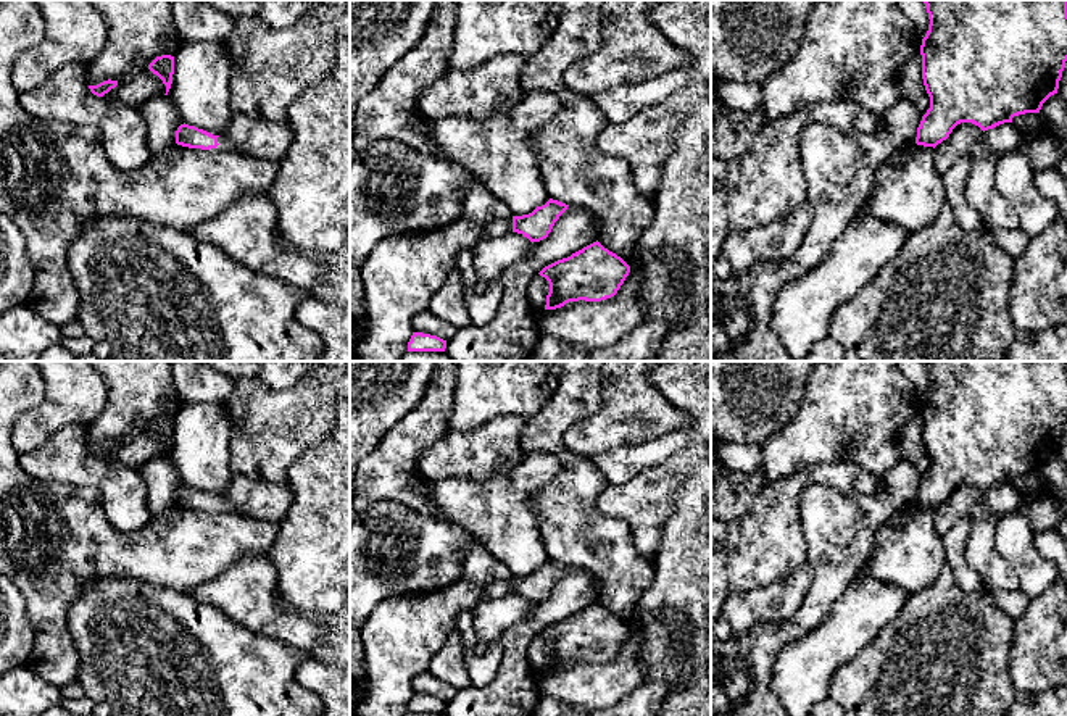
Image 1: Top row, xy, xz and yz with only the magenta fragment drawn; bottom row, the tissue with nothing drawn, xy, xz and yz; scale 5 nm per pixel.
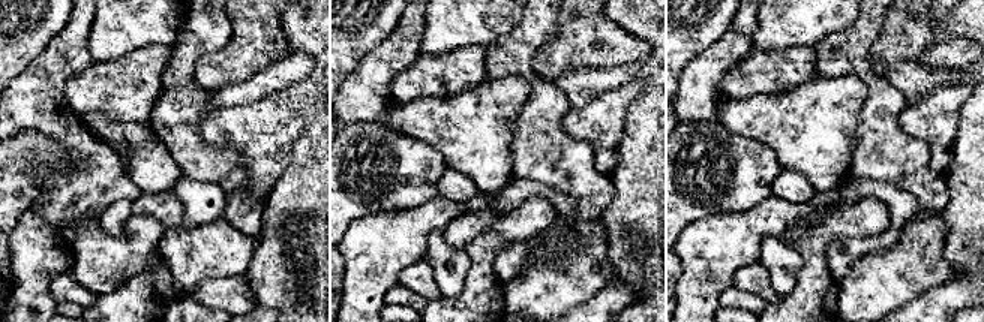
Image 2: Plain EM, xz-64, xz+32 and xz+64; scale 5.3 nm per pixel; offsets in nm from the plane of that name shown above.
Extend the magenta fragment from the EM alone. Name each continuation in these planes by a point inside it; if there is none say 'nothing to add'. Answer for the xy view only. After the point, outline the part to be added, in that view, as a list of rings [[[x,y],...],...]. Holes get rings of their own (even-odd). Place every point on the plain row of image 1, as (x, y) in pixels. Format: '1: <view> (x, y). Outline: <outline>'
1: xy (224, 505). Outline: [[[210,493],[210,495],[216,497],[219,505],[216,510],[210,510],[211,513],[237,513],[235,506],[227,498],[219,497],[216,493]]]

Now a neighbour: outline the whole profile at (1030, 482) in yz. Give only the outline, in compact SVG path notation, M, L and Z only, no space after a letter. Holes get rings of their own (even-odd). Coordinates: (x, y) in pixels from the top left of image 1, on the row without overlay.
M1025 474L1012 479L1012 485L1023 495L1033 493L1041 487L1040 474Z

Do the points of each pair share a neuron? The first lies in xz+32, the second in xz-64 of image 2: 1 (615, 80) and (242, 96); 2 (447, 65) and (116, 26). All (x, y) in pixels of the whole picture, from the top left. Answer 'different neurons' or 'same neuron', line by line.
1: same neuron
2: different neurons

